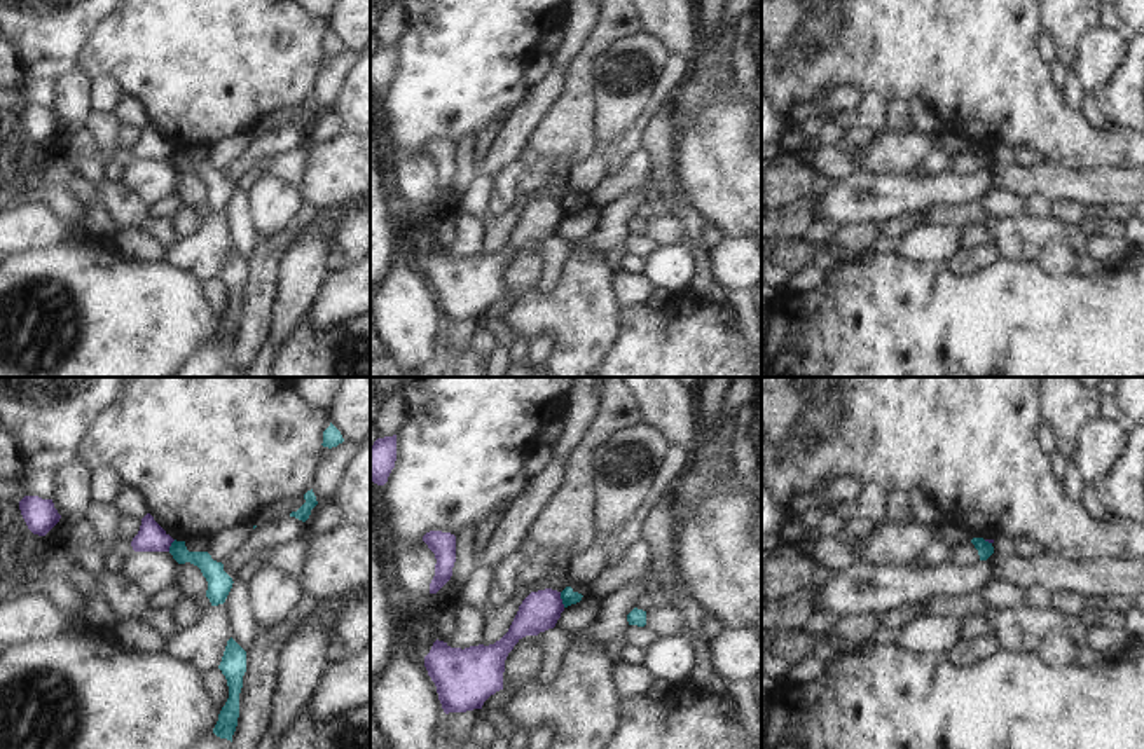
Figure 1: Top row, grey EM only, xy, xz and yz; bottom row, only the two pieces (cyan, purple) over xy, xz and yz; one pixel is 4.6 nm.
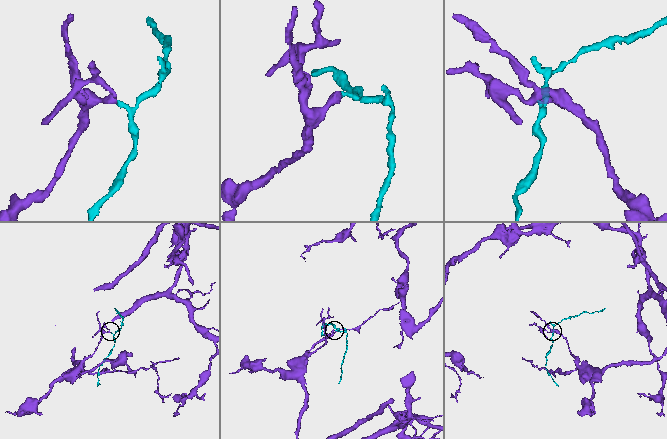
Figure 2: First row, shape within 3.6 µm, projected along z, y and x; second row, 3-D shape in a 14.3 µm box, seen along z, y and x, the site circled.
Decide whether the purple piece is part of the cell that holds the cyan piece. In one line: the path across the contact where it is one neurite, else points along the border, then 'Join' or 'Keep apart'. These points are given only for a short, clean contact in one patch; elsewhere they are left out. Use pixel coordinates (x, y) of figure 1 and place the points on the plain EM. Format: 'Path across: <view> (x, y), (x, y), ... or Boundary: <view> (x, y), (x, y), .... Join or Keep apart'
Boundary: xz (559, 201), (565, 215). Keep apart

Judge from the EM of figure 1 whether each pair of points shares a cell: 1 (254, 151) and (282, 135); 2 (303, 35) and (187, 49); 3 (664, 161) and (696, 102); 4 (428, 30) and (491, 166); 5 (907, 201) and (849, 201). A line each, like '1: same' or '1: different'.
1: same
2: same
3: different
4: different
5: same

